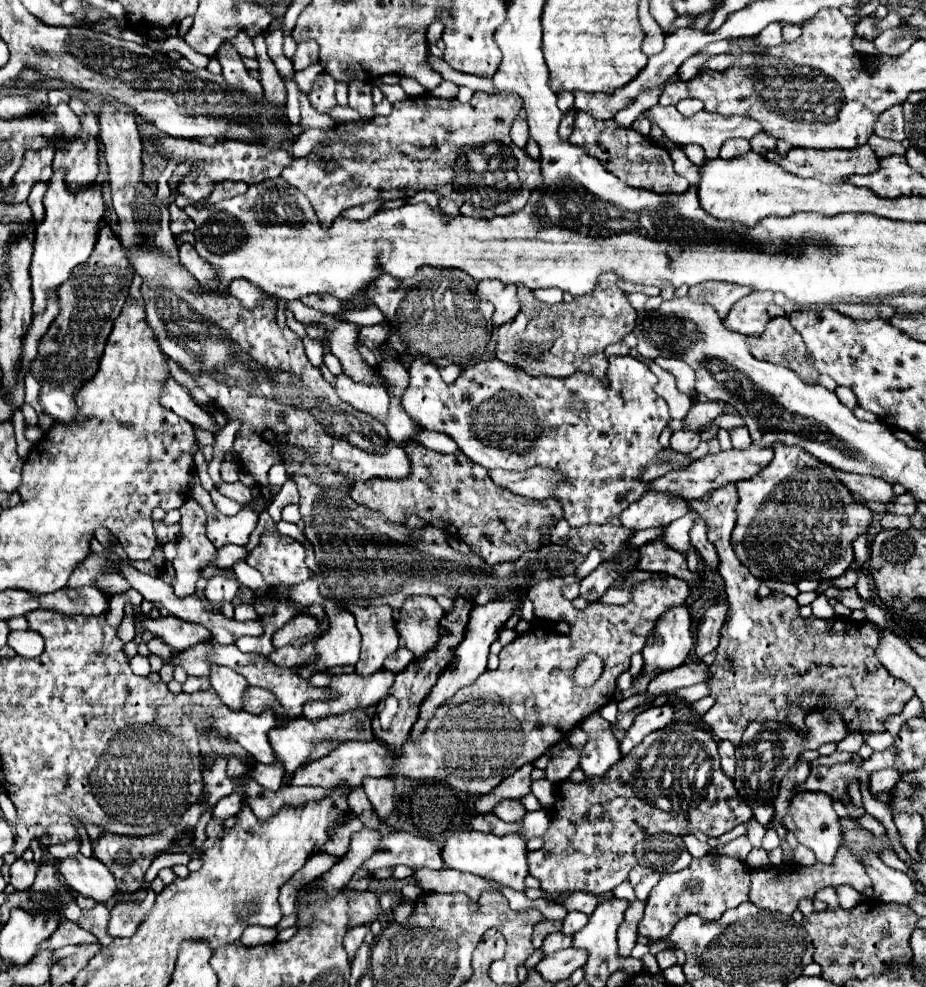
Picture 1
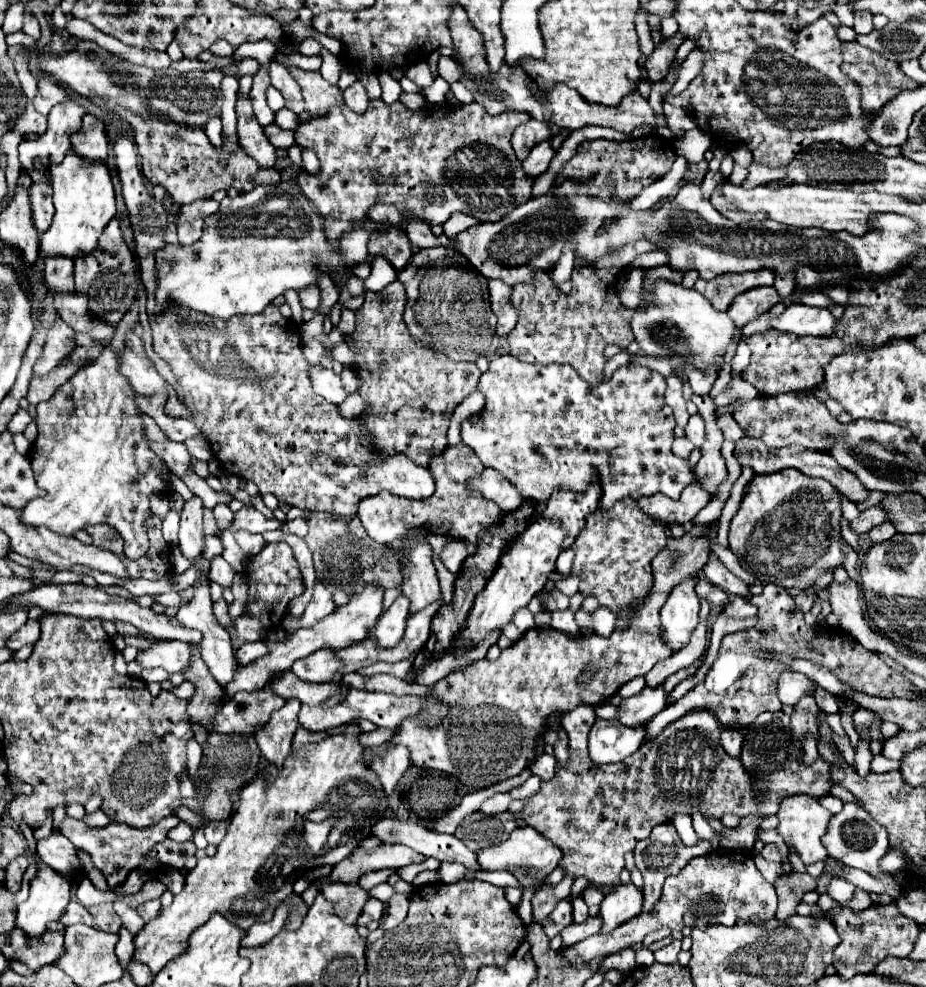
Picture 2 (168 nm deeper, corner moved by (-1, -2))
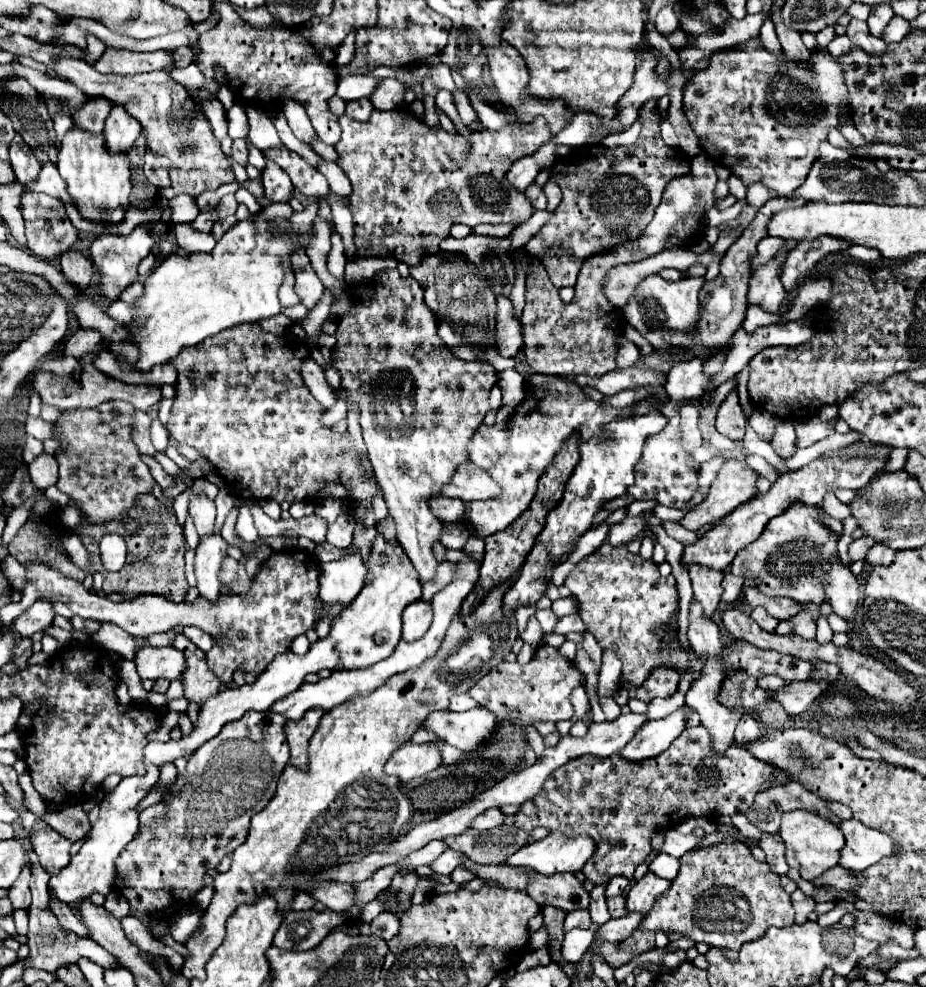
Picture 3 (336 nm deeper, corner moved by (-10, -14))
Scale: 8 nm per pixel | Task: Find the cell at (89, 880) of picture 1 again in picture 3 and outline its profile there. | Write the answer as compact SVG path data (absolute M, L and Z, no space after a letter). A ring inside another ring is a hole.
M38 820L34 824L30 832L30 842L40 858L40 864L46 870L58 870L58 866L66 866L70 862L72 842L52 830L44 820Z

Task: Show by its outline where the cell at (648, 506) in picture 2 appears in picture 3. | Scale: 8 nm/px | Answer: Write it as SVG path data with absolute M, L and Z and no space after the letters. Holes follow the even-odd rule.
M736 460L724 462L724 466L720 468L718 476L714 478L714 482L712 482L712 486L710 486L710 494L708 494L700 504L696 504L696 508L688 510L688 514L684 516L684 520L682 520L680 524L682 524L684 528L688 528L688 530L698 532L702 526L712 524L716 518L722 518L722 516L730 514L730 512L736 510L740 504L750 502L750 500L758 494L758 486L756 486L758 478L760 478L760 474L758 474L756 470L752 470L746 462L736 462Z

